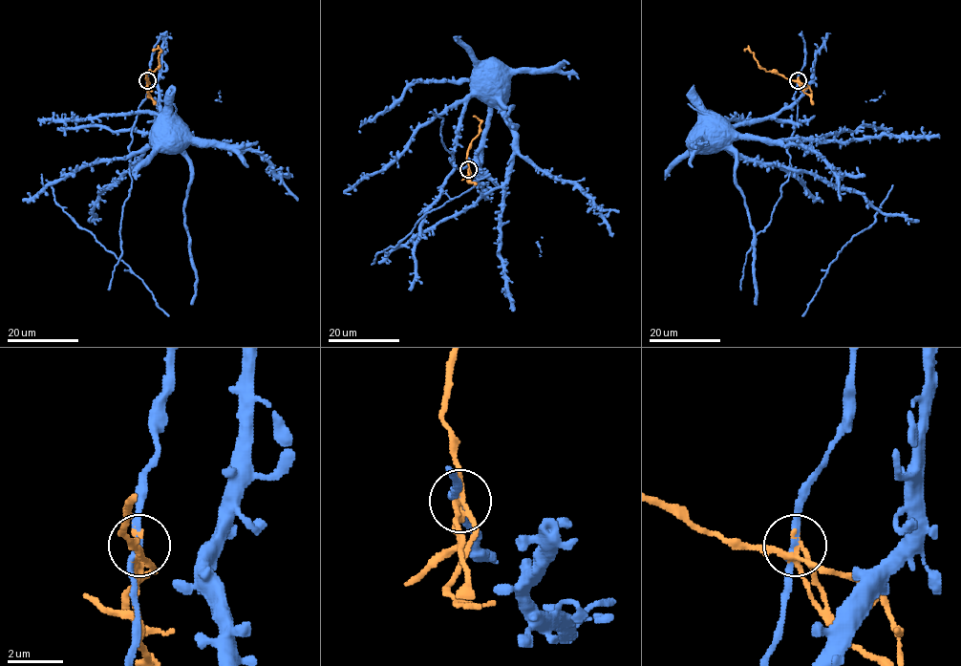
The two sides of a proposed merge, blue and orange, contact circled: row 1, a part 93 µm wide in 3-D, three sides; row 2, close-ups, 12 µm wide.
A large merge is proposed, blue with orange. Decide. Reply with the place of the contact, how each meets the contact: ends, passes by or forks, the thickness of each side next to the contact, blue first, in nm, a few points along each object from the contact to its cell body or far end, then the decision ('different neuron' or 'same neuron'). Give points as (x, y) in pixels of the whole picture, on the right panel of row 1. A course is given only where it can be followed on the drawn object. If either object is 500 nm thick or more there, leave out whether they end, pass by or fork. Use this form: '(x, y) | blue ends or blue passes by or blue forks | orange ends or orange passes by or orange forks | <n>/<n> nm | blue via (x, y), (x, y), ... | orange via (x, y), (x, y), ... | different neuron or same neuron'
(798, 80) | blue passes by | orange forks | 220/200 nm | blue via (798, 79), (797, 123), (787, 150), (790, 167), (747, 161), (726, 145), (713, 144), (705, 133), (699, 135) | orange via (798, 79), (766, 72), (751, 51), (744, 50) | different neuron

